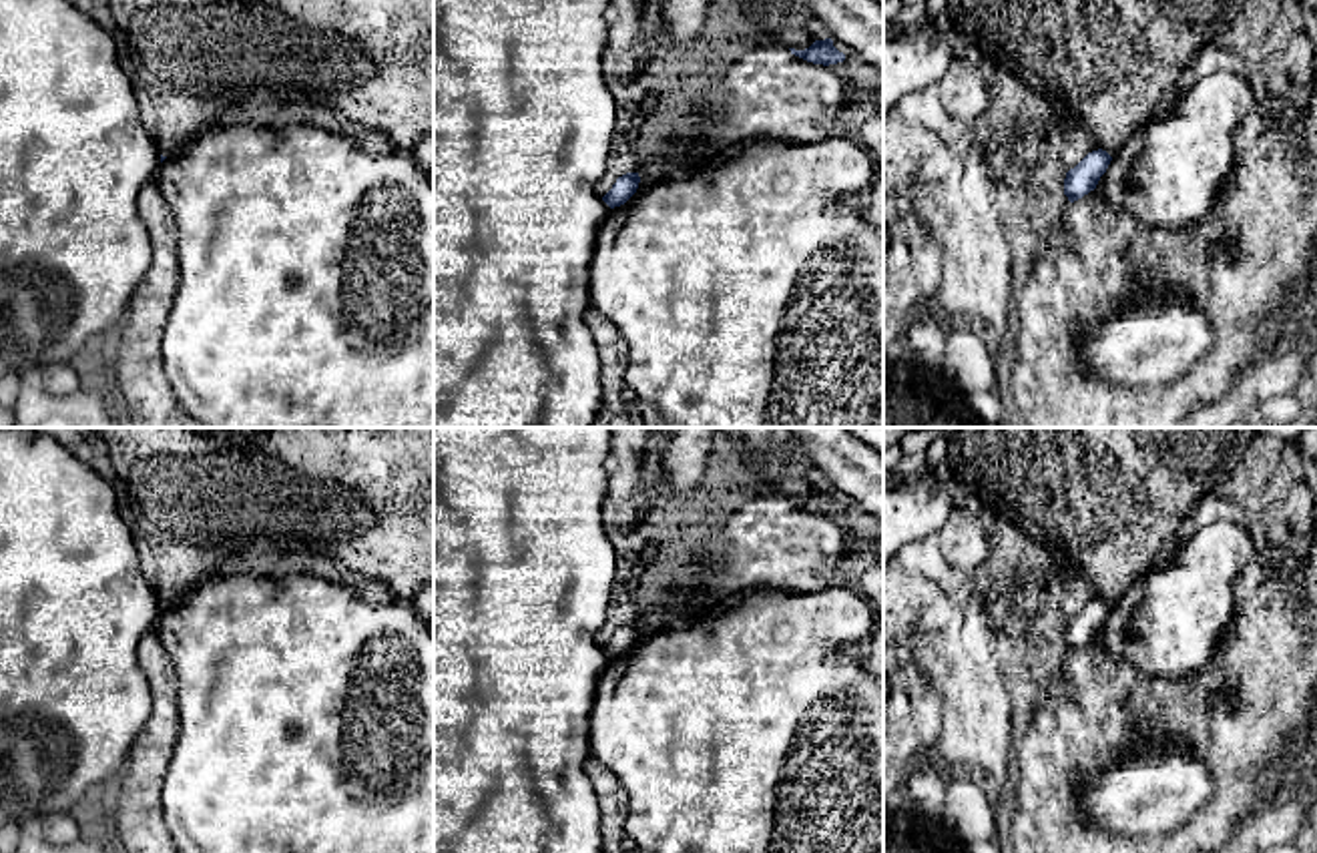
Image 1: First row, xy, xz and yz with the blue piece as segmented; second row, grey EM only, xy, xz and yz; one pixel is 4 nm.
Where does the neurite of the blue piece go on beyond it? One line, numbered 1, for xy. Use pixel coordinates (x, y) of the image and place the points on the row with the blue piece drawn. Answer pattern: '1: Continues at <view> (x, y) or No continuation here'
1: No continuation here

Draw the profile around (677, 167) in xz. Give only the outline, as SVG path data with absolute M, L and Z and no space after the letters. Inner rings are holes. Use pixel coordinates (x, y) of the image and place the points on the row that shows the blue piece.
M743 143L731 145L731 147L721 147L709 155L687 153L683 157L675 157L667 163L665 171L661 175L656 175L654 179L650 179L650 181L640 179L636 191L642 191L648 185L658 183L658 181L683 179L705 167L723 167L729 161L729 157L741 149L741 145Z

